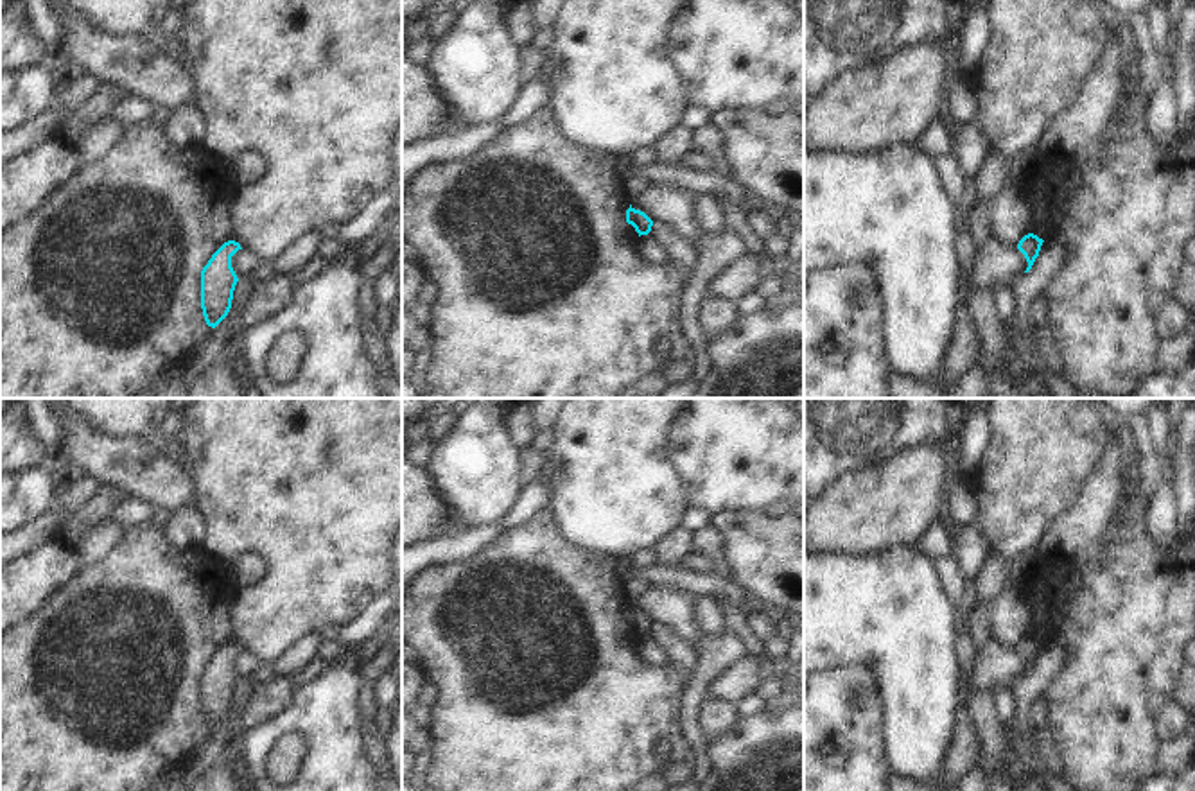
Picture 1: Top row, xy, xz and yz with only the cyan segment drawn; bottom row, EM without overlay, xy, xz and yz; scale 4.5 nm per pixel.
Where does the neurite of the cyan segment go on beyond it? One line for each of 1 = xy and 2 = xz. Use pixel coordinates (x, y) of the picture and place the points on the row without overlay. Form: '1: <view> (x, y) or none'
1: none
2: none

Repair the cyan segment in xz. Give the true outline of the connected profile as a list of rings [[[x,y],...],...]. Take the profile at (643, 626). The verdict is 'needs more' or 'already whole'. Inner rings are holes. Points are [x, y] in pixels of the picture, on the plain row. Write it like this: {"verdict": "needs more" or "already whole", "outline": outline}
{"verdict": "already whole", "outline": [[[632,606],[626,612],[626,624],[635,630],[641,637],[648,637],[651,633],[653,622],[641,612],[635,612]]]}

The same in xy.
{"verdict": "already whole", "outline": [[[224,644],[201,673],[201,710],[208,728],[215,730],[230,714],[239,683],[231,658],[242,651],[239,644]]]}

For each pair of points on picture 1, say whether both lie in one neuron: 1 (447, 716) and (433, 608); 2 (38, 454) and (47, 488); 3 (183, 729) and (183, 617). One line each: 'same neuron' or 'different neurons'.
1: same neuron
2: different neurons
3: same neuron

